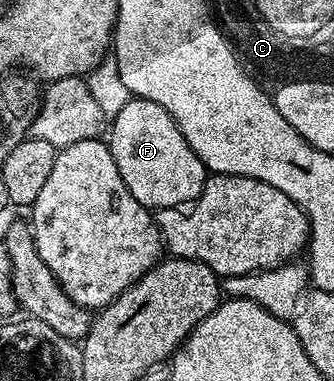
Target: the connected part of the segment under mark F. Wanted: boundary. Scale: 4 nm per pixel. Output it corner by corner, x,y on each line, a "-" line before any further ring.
130,98
129,103
111,119
107,142
111,157
115,157
119,177
123,177
123,185
131,189
131,197
135,197
139,205
150,209
178,207
199,197
207,178
205,166
199,157
195,157
191,145
187,145
187,137
179,133
177,122
163,105

